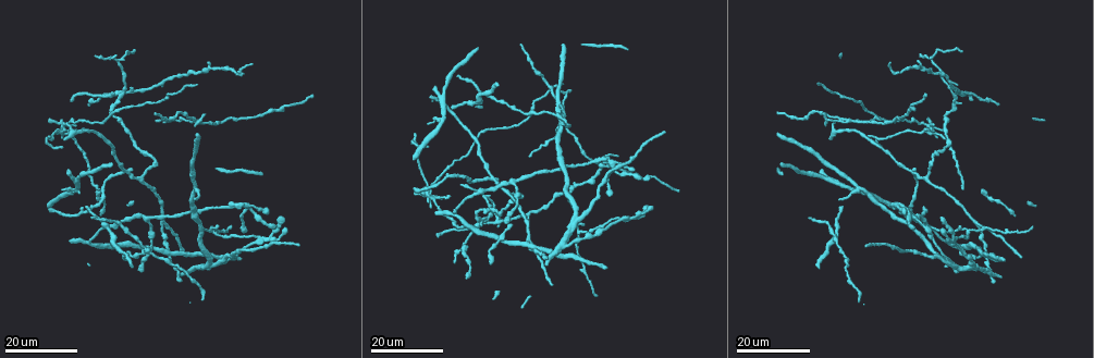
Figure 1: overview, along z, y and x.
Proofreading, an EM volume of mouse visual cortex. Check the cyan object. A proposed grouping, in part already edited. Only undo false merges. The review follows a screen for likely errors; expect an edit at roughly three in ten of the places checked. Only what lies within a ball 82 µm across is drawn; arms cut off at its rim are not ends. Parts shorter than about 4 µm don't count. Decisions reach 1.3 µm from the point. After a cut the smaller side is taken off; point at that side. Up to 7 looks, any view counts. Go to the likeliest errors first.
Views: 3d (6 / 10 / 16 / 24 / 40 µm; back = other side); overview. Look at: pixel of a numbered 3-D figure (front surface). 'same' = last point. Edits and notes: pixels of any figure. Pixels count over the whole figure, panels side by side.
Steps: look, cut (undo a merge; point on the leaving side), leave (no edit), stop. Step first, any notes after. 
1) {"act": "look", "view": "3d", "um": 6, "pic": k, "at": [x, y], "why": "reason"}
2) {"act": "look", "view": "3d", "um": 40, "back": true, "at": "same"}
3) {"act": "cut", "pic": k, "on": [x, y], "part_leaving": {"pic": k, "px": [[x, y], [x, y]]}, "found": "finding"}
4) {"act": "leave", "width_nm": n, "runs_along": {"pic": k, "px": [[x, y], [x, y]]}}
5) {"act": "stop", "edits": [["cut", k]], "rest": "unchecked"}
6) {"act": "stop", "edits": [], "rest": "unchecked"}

{"act": "look", "view": "3d", "um": 16, "pic": 1, "at": [563, 124], "why": "four-way junction"}

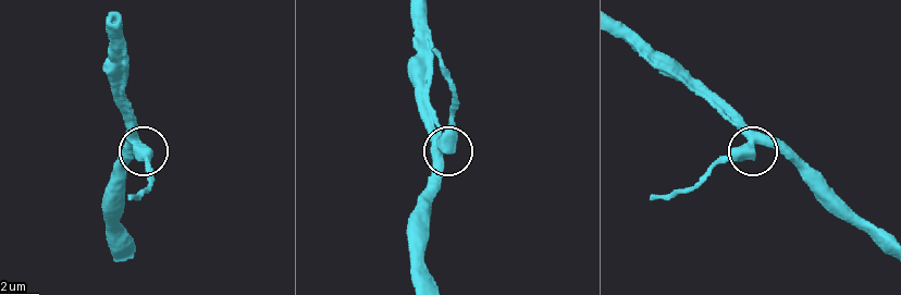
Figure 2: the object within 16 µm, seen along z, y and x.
{"act": "look", "view": "3d", "um": 6, "pic": 2, "at": [750, 141]}

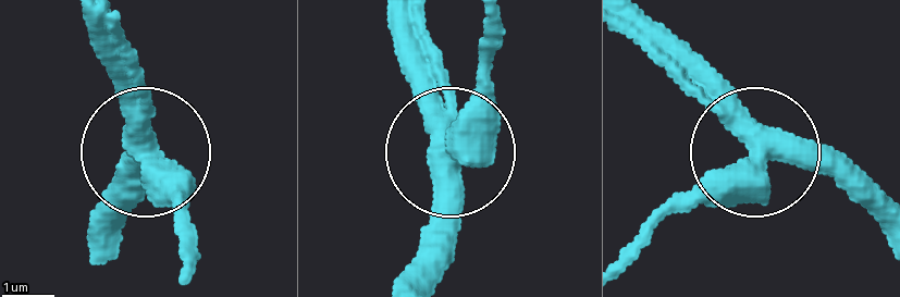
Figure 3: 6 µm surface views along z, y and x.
{"act": "leave", "runs_along": {"pic": 3, "px": [[879, 229], [814, 172], [737, 159], [637, 250]]}, "found": "all the same neuron"}

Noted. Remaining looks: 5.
{"act": "look", "view": "3d", "um": 16, "pic": 1, "at": [120, 61], "why": "thin arm on a thick one"}

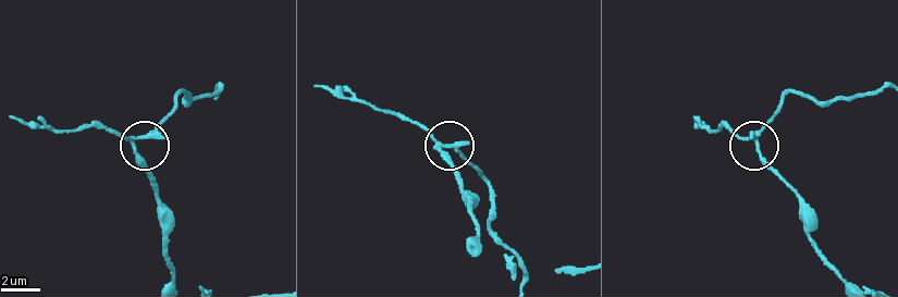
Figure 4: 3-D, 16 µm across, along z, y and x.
{"act": "look", "view": "3d", "um": 10, "pic": 4, "at": [138, 138]}

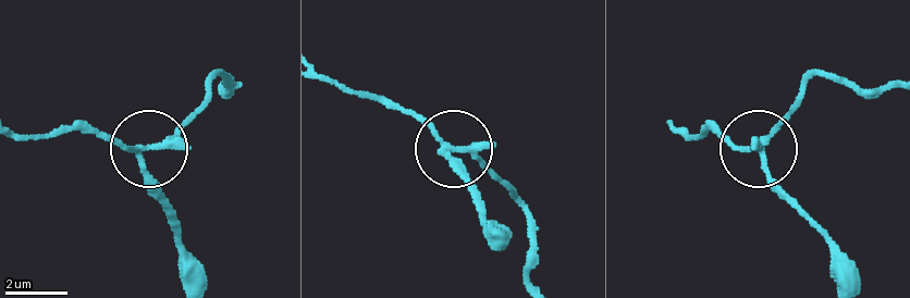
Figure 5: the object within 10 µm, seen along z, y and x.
{"act": "leave", "width_nm": 200, "runs_along": {"pic": 5, "px": [[189, 278], [176, 216], [145, 170], [145, 149], [98, 133]]}, "found": "continuous, no second neuron"}

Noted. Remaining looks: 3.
{"act": "look", "view": "3d", "um": 24, "pic": 1, "at": [977, 223]}

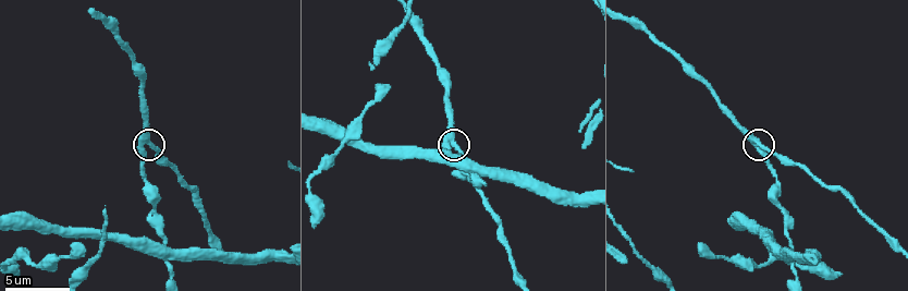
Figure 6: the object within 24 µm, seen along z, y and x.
{"act": "look", "view": "3d", "um": 6, "pic": 6, "at": [150, 142]}

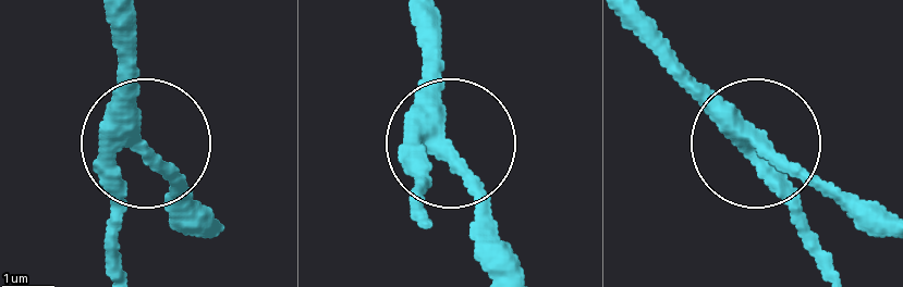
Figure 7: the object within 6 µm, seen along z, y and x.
{"act": "look", "view": "3d", "um": 6, "back": true, "pic": 7, "at": [443, 147]}

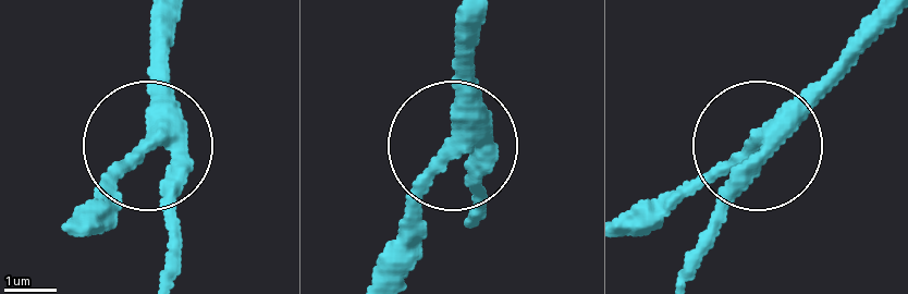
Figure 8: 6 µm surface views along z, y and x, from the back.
{"act": "leave", "width_nm": 310, "found": "continuous, no second neuron"}

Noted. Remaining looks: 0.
{"act": "stop", "edits": [], "rest": "unchecked"}

